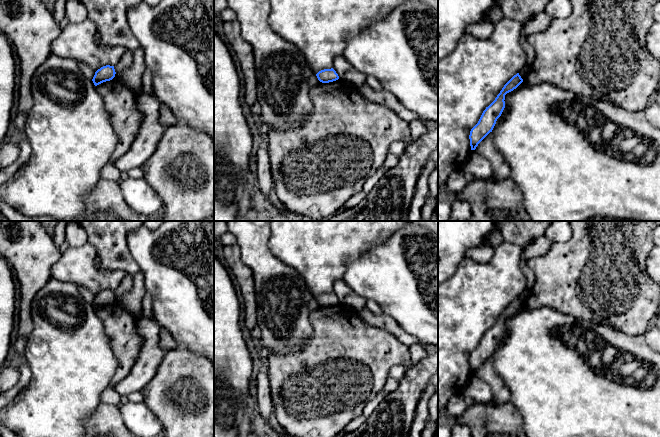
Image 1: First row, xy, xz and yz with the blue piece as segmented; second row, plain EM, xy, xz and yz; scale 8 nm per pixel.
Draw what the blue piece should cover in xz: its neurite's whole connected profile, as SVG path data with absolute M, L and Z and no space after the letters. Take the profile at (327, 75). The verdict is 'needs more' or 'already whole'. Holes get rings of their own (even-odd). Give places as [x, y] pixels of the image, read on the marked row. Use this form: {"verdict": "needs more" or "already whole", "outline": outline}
{"verdict": "already whole", "outline": "M333 68L321 70L316 74L316 76L322 83L329 83L339 79L338 74Z"}

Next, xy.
{"verdict": "already whole", "outline": "M106 65L95 72L92 81L94 85L97 86L103 82L112 80L115 77L115 74L114 66Z"}

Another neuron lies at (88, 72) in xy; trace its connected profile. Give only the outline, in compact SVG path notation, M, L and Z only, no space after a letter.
M79 62L78 66L86 78L88 78L90 80L93 79L96 71L94 71L91 67L89 67L87 64L82 63L82 62Z

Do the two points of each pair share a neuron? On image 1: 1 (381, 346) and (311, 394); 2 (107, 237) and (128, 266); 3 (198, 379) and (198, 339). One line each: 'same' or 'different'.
1: same
2: same
3: different

